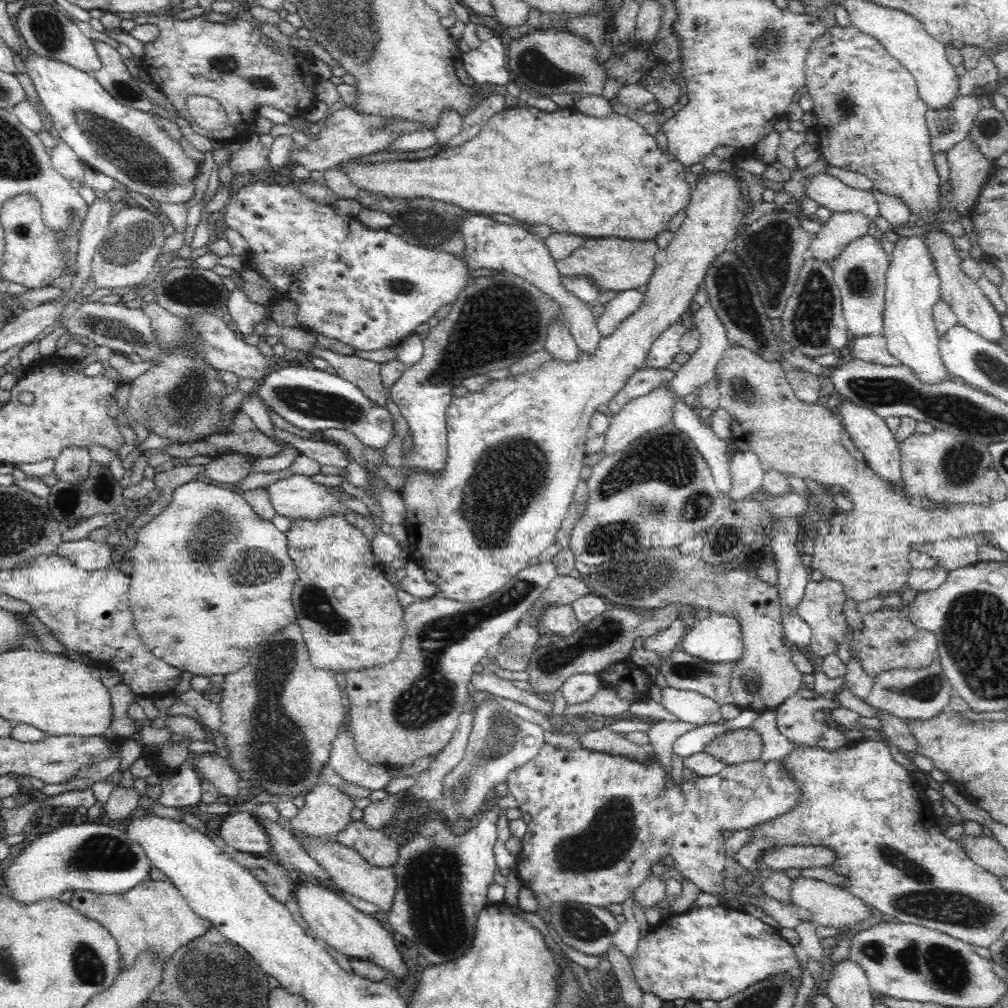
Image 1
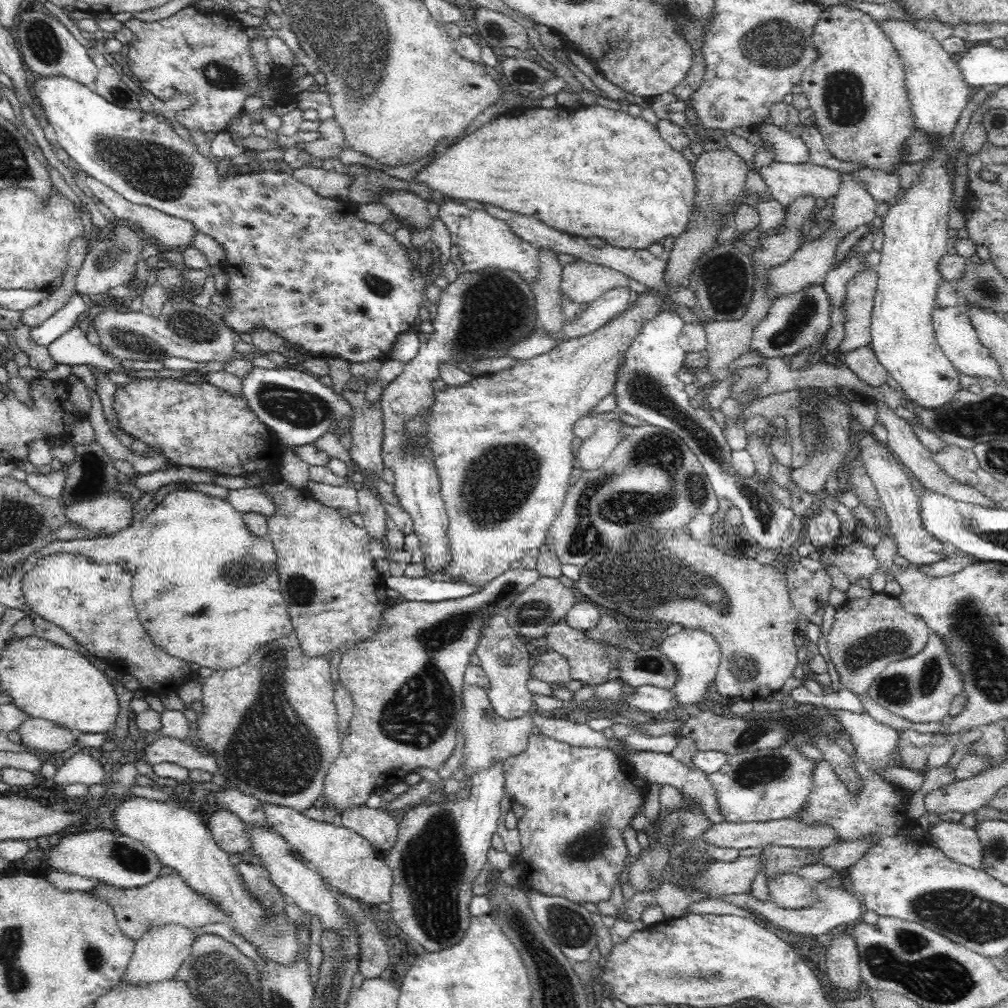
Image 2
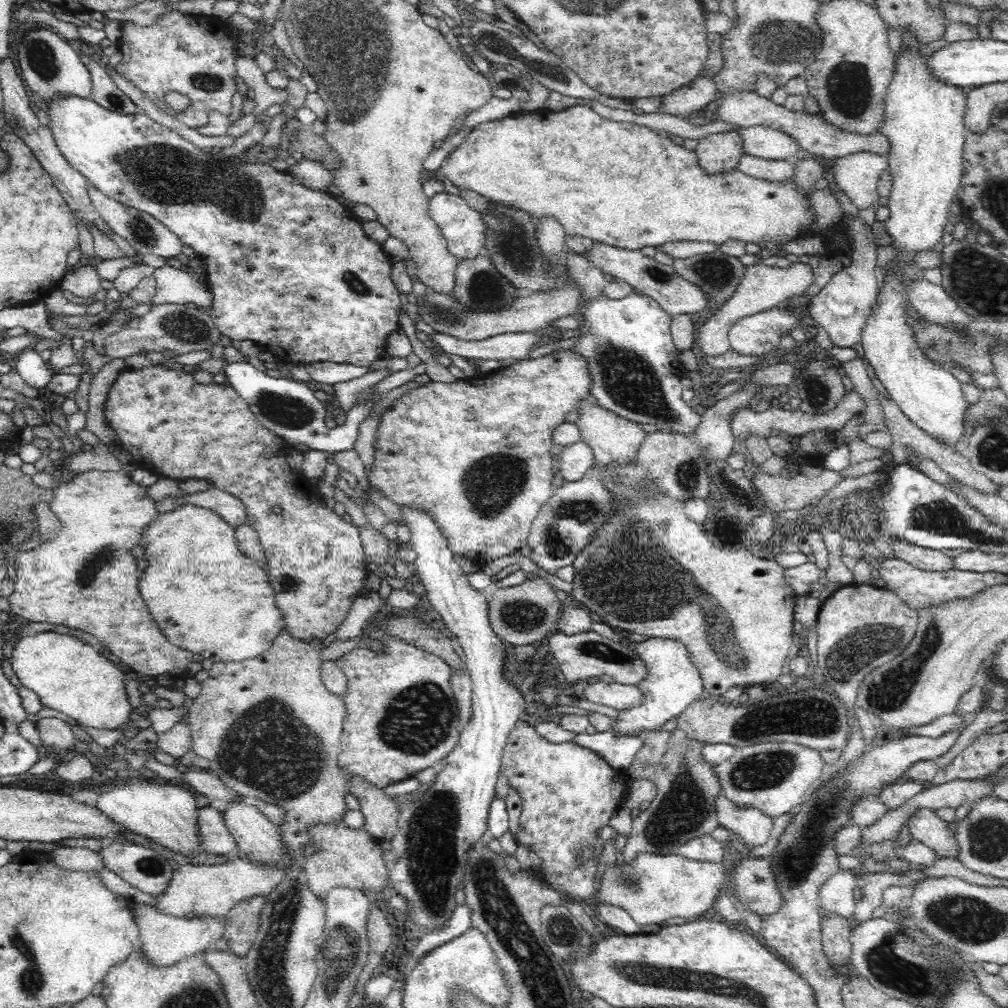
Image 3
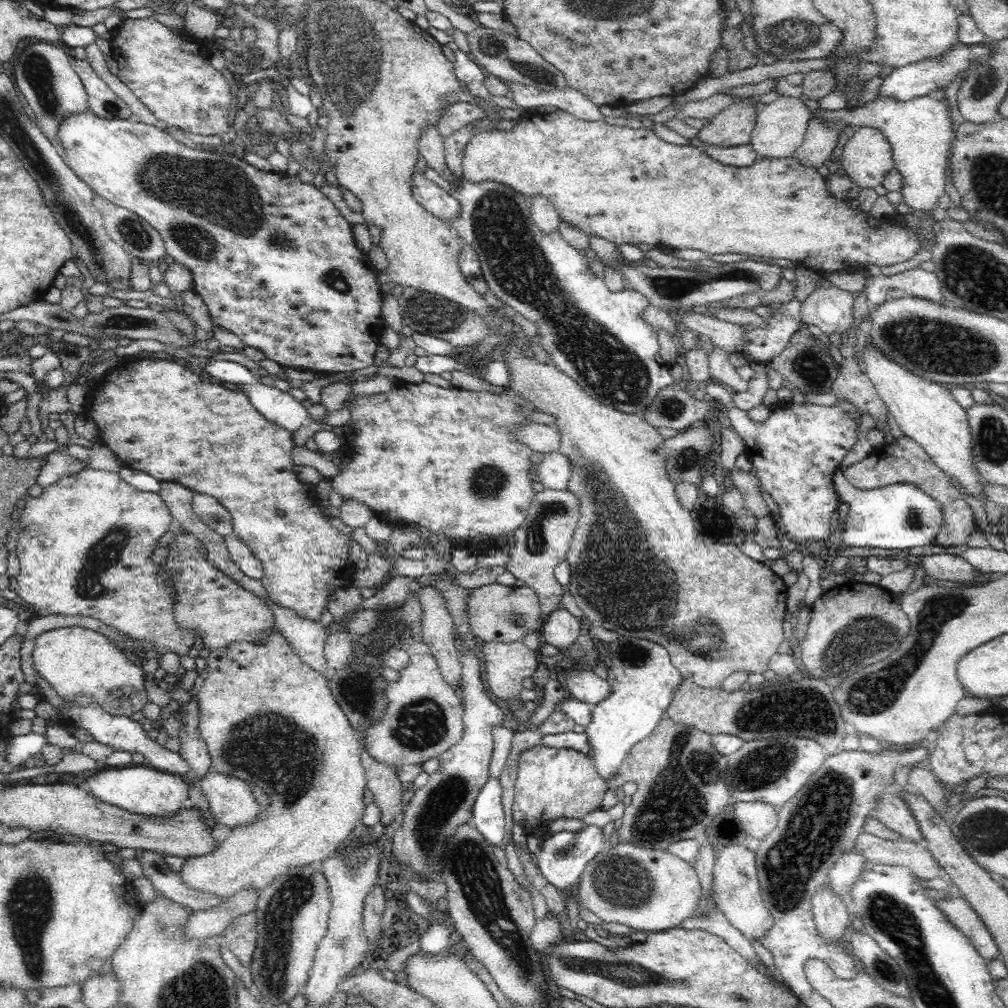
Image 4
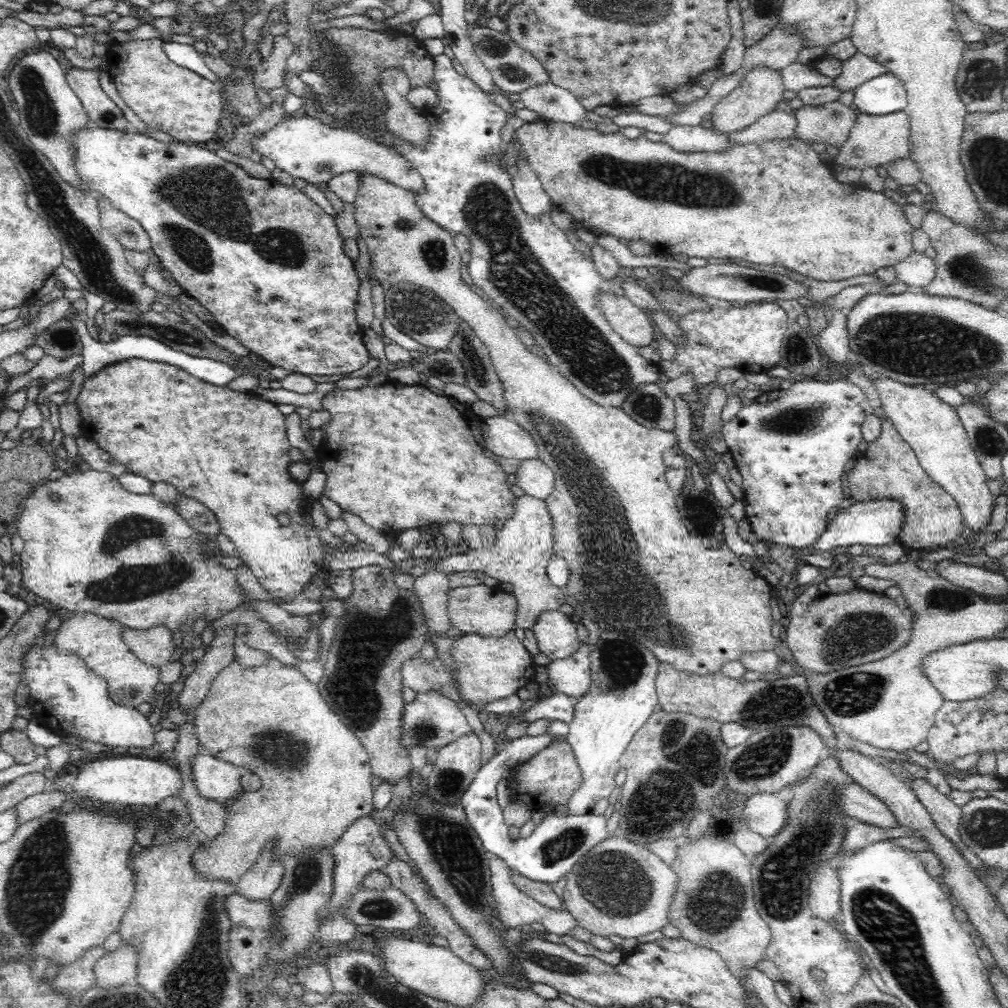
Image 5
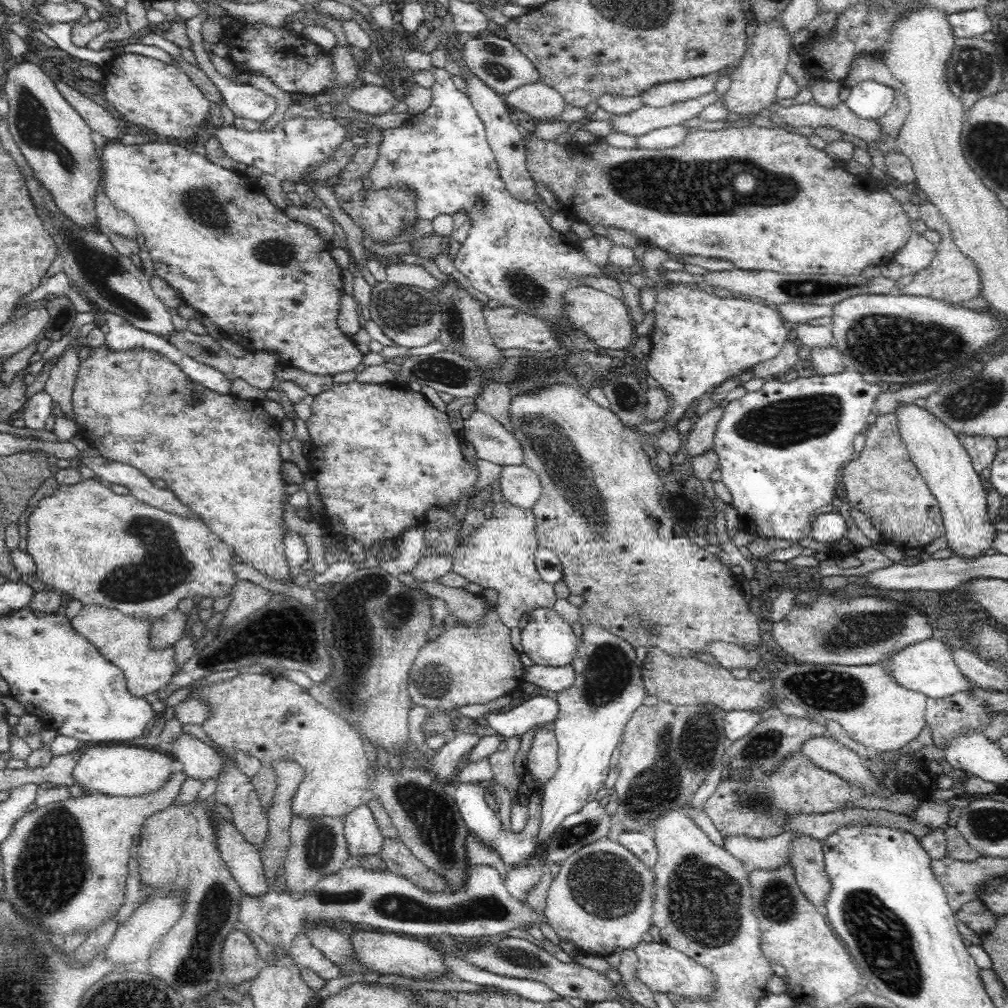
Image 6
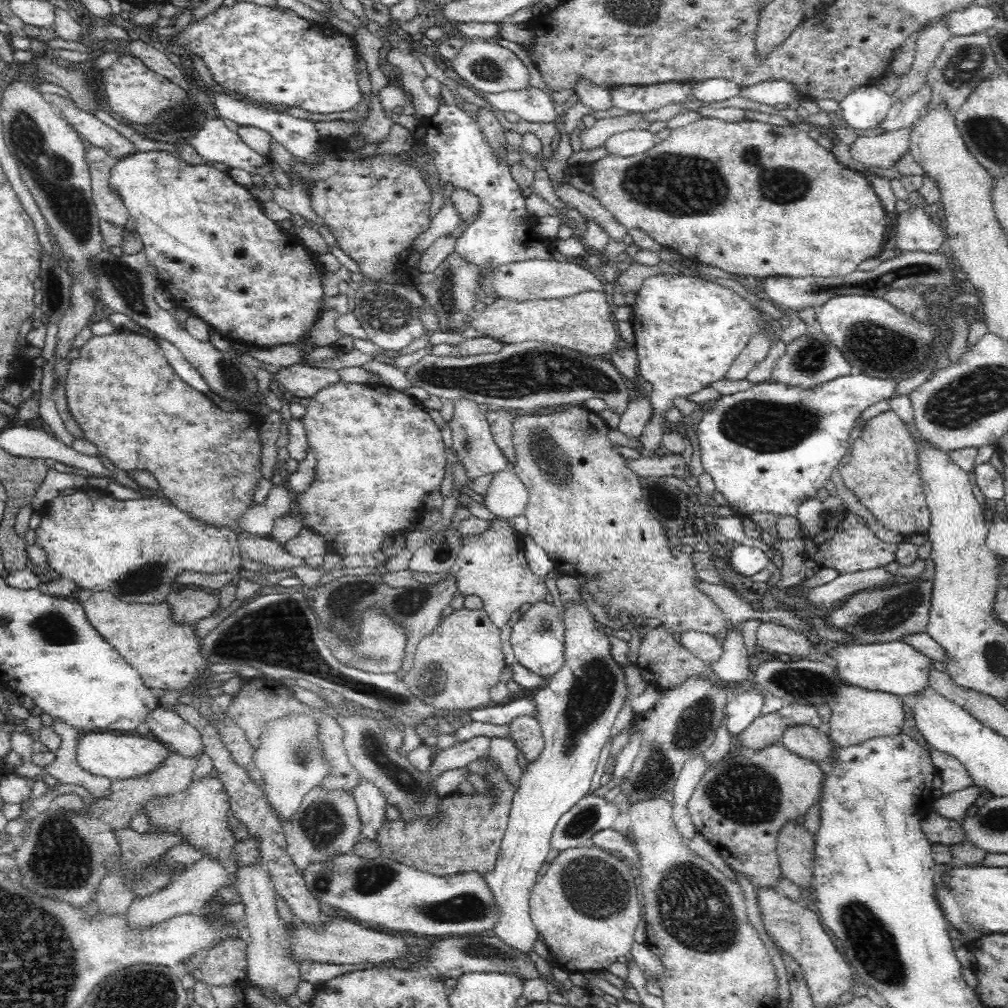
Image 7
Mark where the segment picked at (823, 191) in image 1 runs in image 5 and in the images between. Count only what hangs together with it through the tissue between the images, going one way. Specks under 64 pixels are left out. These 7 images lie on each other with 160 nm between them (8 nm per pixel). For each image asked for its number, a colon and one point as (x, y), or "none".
2: (786, 182)
3: (751, 166)
4: (740, 155)
5: (679, 138)

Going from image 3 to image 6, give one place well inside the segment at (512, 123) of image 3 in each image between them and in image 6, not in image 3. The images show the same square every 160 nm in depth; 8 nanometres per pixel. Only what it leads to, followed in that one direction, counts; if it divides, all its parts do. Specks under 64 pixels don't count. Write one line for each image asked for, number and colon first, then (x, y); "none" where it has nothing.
4: (628, 186)
5: (774, 203)
6: (692, 199)

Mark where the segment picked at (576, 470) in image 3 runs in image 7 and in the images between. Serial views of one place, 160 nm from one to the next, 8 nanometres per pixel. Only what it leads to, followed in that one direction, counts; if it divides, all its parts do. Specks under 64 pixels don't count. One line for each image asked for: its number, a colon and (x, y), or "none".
4: (552, 472)
5: (534, 478)
6: (518, 486)
7: (505, 498)

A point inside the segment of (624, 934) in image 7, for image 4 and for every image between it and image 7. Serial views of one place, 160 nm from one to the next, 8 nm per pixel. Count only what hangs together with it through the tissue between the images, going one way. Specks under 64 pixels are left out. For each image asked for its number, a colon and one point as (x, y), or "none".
4: (648, 890)
5: (618, 888)
6: (600, 901)

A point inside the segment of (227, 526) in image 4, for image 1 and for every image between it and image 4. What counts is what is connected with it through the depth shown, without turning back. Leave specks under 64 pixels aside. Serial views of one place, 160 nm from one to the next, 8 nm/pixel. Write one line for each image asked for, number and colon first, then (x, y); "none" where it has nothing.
1: (295, 496)
2: (248, 500)
3: (225, 506)

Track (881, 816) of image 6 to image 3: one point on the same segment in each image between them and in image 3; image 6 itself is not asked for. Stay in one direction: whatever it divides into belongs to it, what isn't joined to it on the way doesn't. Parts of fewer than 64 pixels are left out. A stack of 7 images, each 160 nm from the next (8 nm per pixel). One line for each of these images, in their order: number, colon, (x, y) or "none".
3: (754, 826)
4: (759, 819)
5: (766, 813)

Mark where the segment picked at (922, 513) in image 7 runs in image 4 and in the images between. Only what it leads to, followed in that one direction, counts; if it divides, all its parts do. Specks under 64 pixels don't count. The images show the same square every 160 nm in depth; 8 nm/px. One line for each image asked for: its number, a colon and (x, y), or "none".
4: (900, 462)
5: (888, 469)
6: (883, 482)

